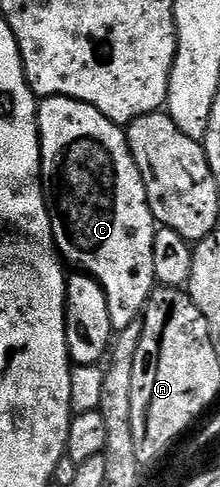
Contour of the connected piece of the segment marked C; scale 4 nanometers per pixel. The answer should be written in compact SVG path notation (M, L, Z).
M62 95L40 100L37 128L41 134L41 177L47 192L49 217L53 221L53 241L66 264L74 263L78 272L91 276L101 286L107 297L111 325L114 332L119 333L144 316L158 286L155 237L159 224L153 216L141 170L129 148L128 134L122 124L103 117L95 105Z

